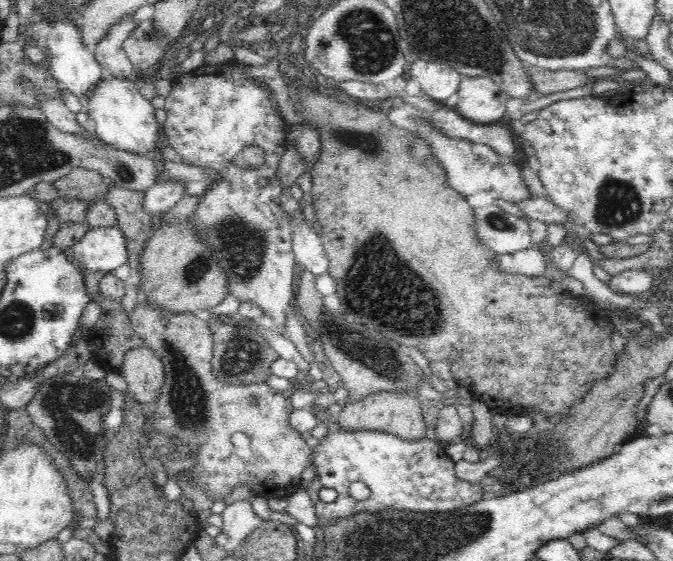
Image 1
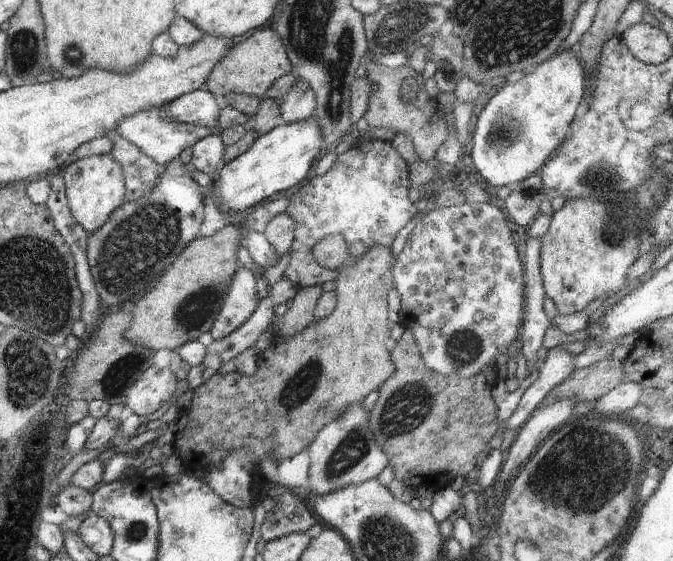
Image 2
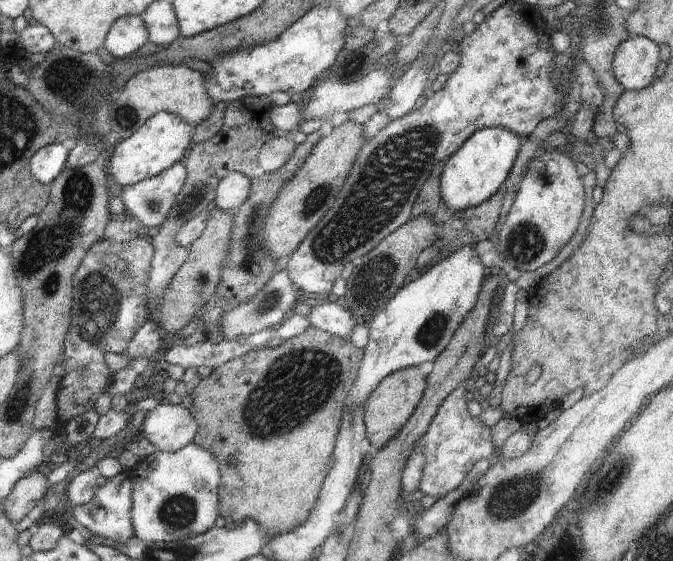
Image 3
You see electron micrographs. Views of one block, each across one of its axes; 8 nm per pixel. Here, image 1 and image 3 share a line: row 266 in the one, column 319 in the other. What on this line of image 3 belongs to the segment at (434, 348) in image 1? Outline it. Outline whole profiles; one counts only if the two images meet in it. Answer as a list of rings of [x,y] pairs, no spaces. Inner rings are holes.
[[[310,326],[308,330],[304,330],[302,334],[288,338],[283,341],[277,341],[270,347],[264,347],[256,351],[249,352],[244,356],[240,356],[235,360],[230,360],[226,364],[212,368],[210,376],[202,378],[200,383],[191,393],[192,406],[188,412],[192,414],[198,431],[192,443],[198,444],[207,452],[214,456],[219,462],[221,484],[220,486],[220,515],[226,519],[225,528],[232,529],[239,526],[243,521],[254,520],[256,524],[260,524],[264,530],[268,530],[274,537],[279,537],[284,533],[291,532],[294,528],[301,526],[308,520],[310,510],[314,508],[314,504],[318,502],[320,490],[325,482],[326,476],[331,470],[330,460],[332,452],[334,452],[334,442],[337,440],[338,428],[341,426],[340,414],[344,408],[344,400],[346,400],[346,392],[350,392],[356,376],[358,376],[358,368],[362,363],[364,351],[356,348],[349,338],[340,338],[336,334],[331,334]]]

